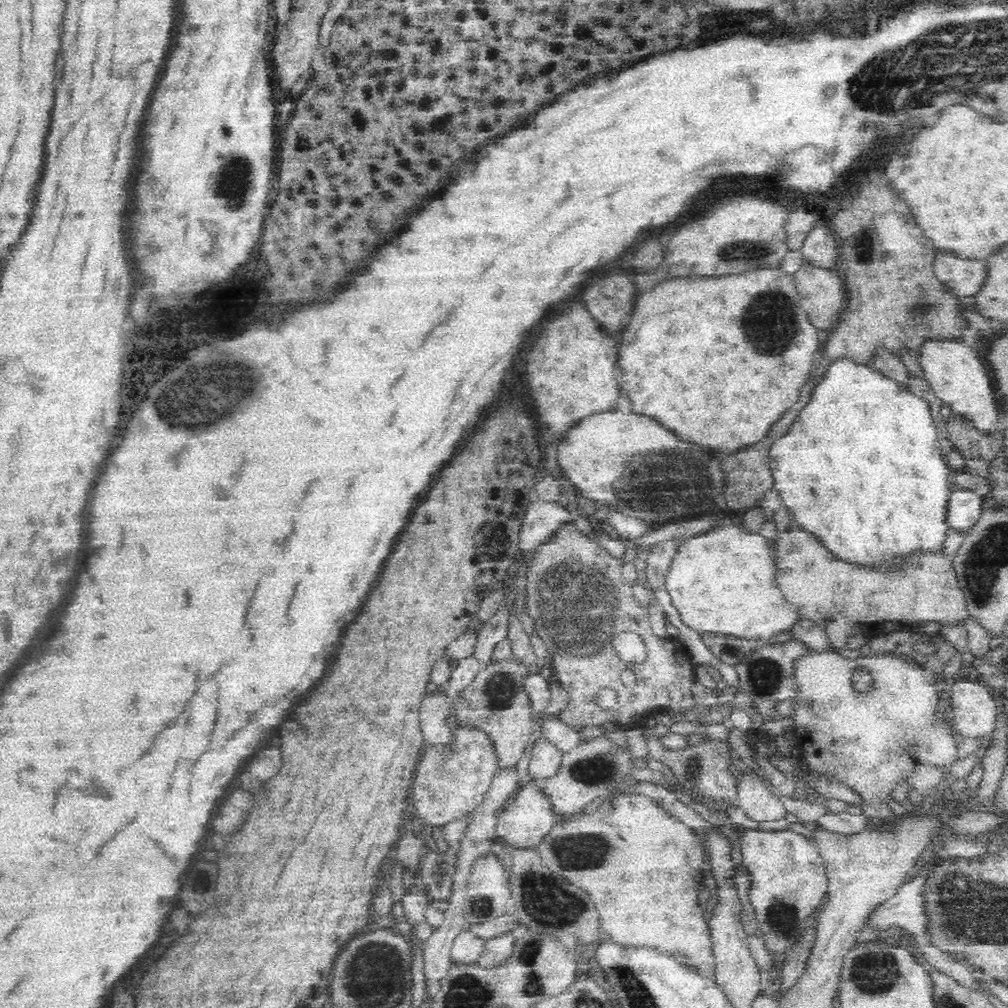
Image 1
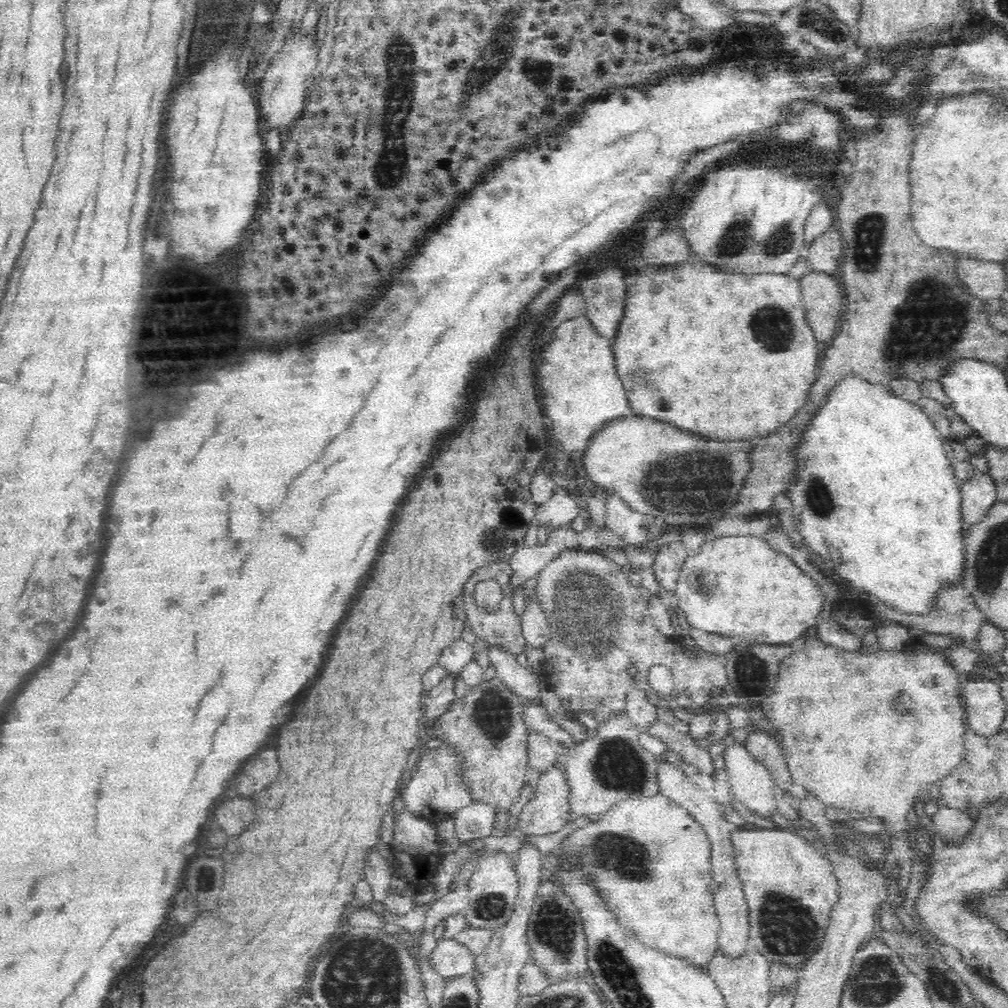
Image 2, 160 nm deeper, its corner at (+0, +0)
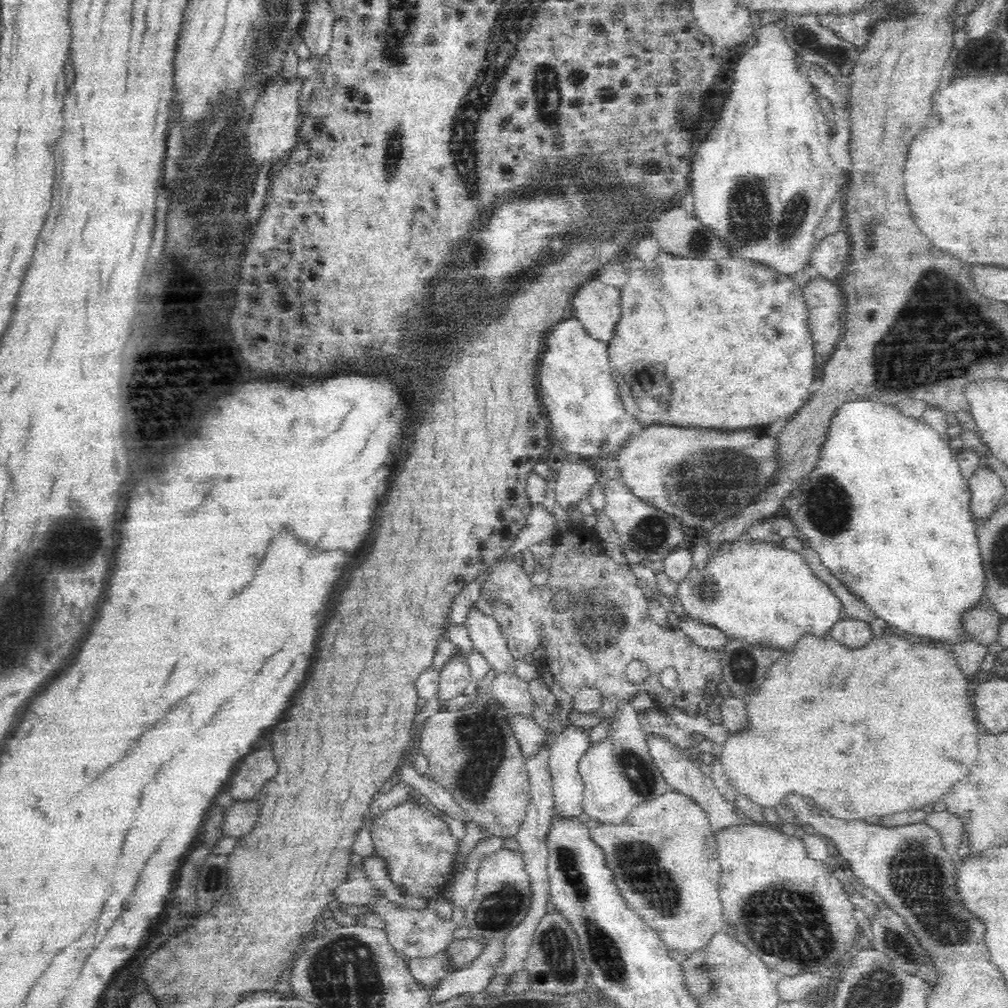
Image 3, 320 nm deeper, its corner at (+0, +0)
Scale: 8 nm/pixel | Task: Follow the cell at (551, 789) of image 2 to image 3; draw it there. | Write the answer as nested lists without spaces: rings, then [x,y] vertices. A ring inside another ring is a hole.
[[[570,726],[563,728],[558,736],[553,738],[548,751],[548,764],[551,774],[551,789],[553,792],[553,813],[552,819],[578,818],[582,814],[582,801],[584,785],[578,772],[578,761],[590,746],[586,729]]]

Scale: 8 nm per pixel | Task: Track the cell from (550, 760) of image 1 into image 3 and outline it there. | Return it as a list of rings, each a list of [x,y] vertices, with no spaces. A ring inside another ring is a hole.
[[[514,714],[510,716],[510,725],[514,729],[514,735],[522,748],[522,752],[530,758],[542,750],[546,745],[547,733],[542,730],[534,719],[524,714]]]

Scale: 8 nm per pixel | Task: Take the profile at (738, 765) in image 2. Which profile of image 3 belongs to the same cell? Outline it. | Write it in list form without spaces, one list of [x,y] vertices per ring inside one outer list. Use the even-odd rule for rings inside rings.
[[[893,633],[882,634],[872,638],[866,646],[852,649],[840,644],[829,634],[821,637],[805,635],[791,651],[785,651],[780,660],[770,666],[764,684],[752,696],[743,699],[750,715],[750,728],[742,734],[731,734],[723,744],[719,757],[724,774],[738,794],[747,796],[763,809],[776,806],[786,793],[791,793],[795,795],[795,799],[802,796],[812,798],[820,809],[827,810],[832,816],[841,820],[864,821],[871,816],[883,817],[909,810],[920,810],[926,804],[933,805],[941,800],[946,791],[958,782],[958,779],[964,778],[976,762],[978,722],[973,711],[971,685],[959,668],[951,649],[942,644],[928,645],[919,640],[912,642]]]

